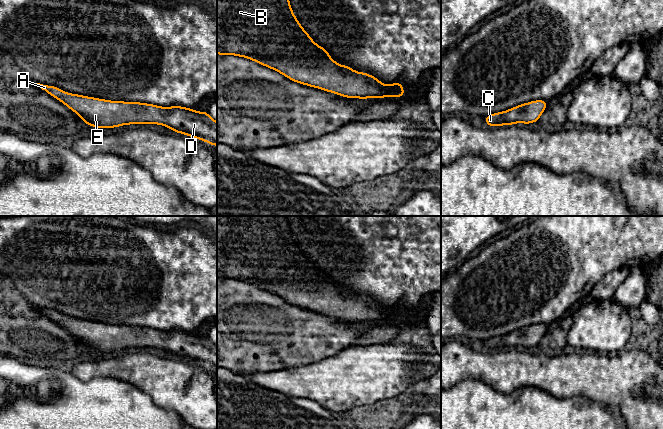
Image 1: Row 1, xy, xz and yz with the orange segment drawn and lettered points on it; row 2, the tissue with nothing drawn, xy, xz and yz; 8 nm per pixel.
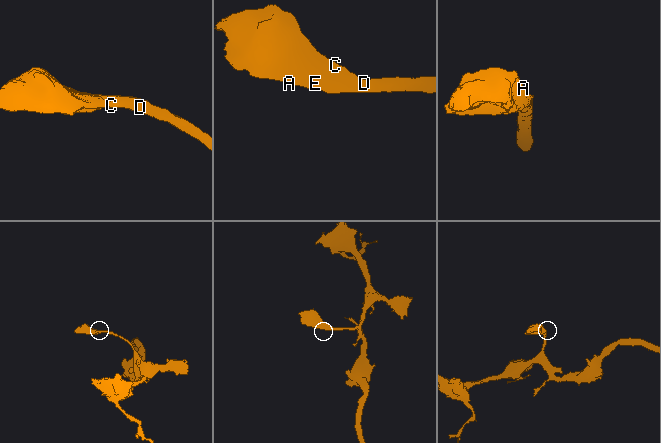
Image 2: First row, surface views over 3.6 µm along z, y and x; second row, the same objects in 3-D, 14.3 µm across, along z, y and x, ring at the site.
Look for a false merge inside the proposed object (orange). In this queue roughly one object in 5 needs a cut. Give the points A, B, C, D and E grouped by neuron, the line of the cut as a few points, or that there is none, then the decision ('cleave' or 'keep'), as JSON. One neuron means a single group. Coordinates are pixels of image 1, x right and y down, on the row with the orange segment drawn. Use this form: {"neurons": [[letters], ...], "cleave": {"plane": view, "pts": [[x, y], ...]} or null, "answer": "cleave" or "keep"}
{"neurons": [["A", "B", "C", "D", "E"]], "cleave": null, "answer": "keep"}

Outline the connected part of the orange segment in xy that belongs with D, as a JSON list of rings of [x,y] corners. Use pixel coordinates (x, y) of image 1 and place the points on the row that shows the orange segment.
[[[36,84],[74,111],[85,124],[95,128],[158,124],[217,146],[217,122],[207,111],[197,112],[181,106],[160,107],[139,102],[110,101],[70,94],[55,86]]]

